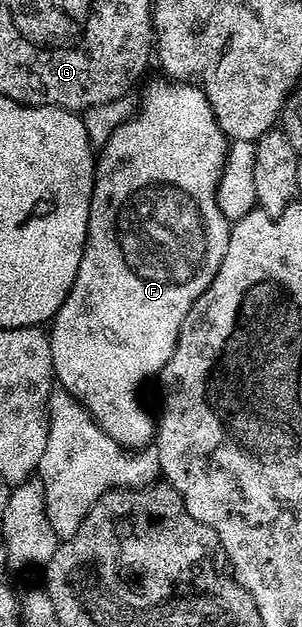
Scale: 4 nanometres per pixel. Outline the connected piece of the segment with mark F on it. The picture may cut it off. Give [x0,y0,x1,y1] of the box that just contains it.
[48,82,231,450]

